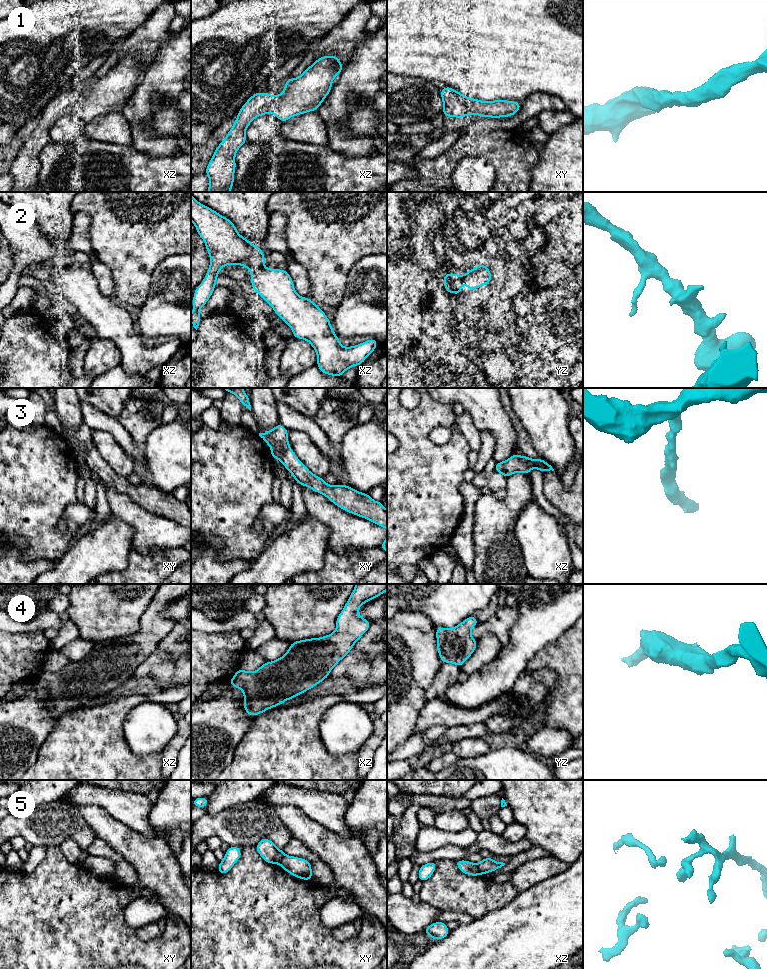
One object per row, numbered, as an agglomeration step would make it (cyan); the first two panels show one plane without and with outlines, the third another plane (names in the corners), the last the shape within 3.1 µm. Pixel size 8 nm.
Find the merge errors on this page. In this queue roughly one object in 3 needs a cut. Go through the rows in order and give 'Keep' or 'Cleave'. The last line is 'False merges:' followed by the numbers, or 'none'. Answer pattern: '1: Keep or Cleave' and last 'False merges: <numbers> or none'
1: Keep
2: Keep
3: Keep
4: Keep
5: Cleave
False merges: 5

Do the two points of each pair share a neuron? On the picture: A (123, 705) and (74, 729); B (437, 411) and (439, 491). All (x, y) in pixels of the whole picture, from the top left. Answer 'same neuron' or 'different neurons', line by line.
A: same neuron
B: same neuron

